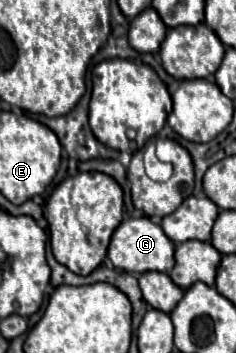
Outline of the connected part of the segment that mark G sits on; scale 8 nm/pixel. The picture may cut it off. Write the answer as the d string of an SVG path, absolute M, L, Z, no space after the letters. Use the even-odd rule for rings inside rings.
M148 217L126 219L118 225L112 235L108 257L112 265L126 273L146 273L146 271L170 271L174 267L174 243L166 237L158 223L152 223Z

